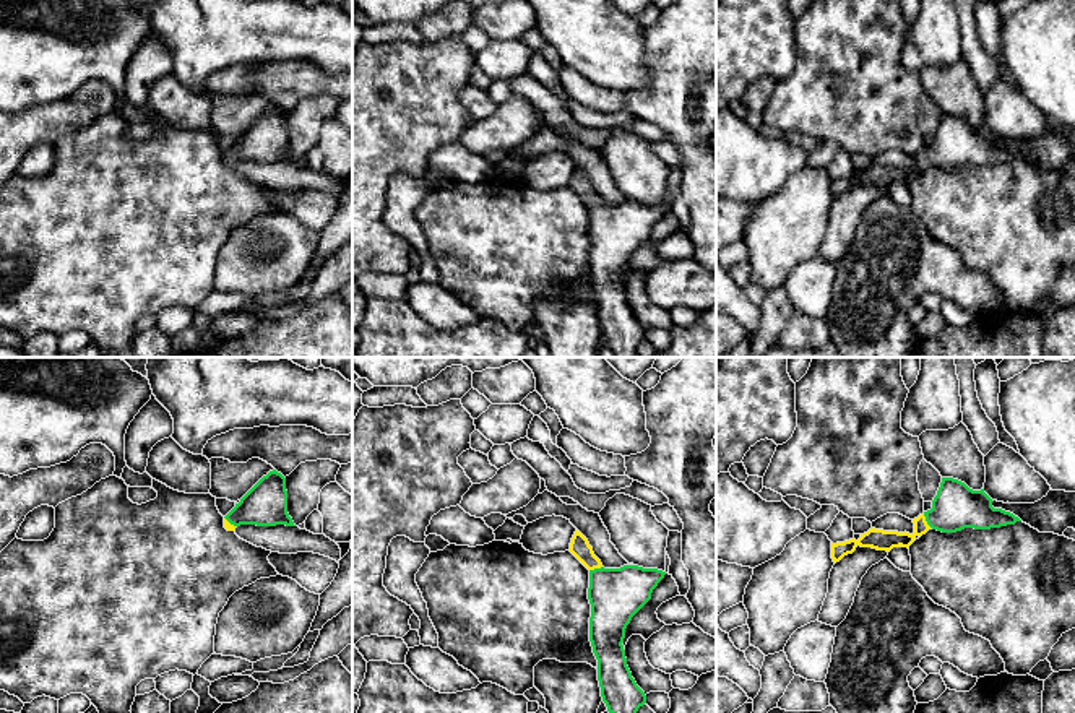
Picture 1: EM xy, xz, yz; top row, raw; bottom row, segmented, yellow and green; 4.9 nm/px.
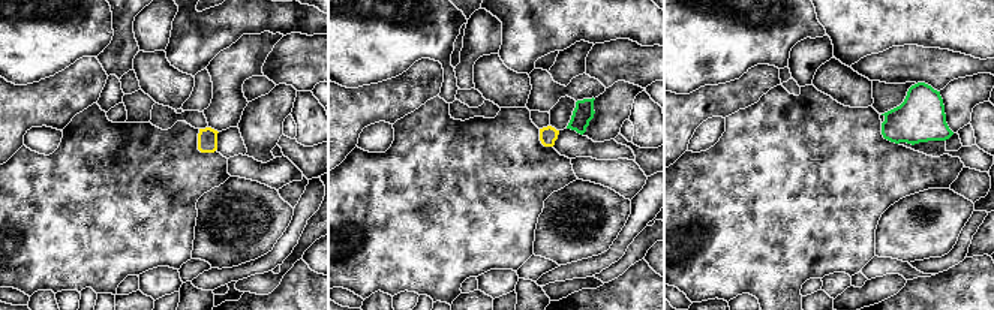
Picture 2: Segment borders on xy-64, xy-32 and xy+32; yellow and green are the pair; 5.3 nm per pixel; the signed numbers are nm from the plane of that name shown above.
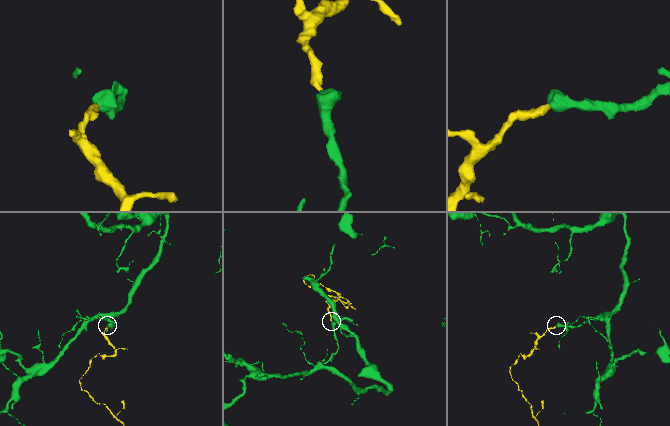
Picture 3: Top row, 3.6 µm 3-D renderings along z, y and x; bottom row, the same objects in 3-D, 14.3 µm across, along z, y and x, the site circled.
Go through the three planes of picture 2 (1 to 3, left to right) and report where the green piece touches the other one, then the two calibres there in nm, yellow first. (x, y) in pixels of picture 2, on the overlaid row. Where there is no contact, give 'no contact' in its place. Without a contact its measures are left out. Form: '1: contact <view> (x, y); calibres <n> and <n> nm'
1: no contact
2: no contact
3: no contact

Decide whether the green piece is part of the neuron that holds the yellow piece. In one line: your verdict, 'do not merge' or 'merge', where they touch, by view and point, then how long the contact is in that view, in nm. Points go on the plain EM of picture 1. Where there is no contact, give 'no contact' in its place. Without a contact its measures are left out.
merge | yz (924, 156) | 80 nm

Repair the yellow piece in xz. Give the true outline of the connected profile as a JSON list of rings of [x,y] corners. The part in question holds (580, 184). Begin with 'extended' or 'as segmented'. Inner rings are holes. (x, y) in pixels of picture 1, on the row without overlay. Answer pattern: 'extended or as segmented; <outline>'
extended; [[[578,166],[572,174],[568,187],[589,206],[589,278],[598,296],[598,317],[602,338],[615,357],[638,357],[637,348],[646,339],[646,331],[632,313],[622,279],[632,253],[651,236],[653,226],[664,214],[666,208],[638,201],[604,205],[588,175]]]

